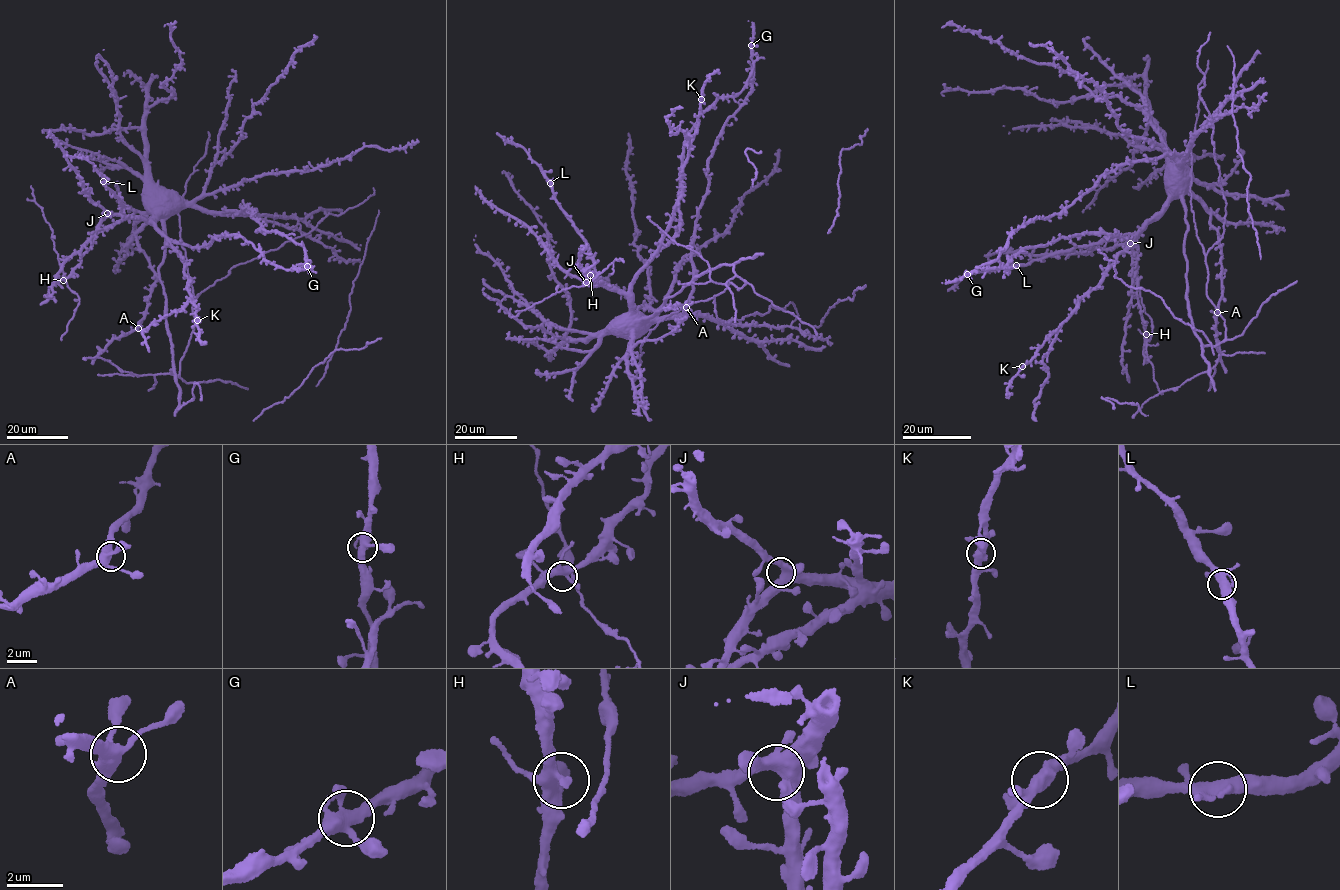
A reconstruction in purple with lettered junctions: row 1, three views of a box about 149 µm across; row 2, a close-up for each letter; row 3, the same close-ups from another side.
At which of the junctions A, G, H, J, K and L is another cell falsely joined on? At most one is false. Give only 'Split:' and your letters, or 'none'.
Split: none

